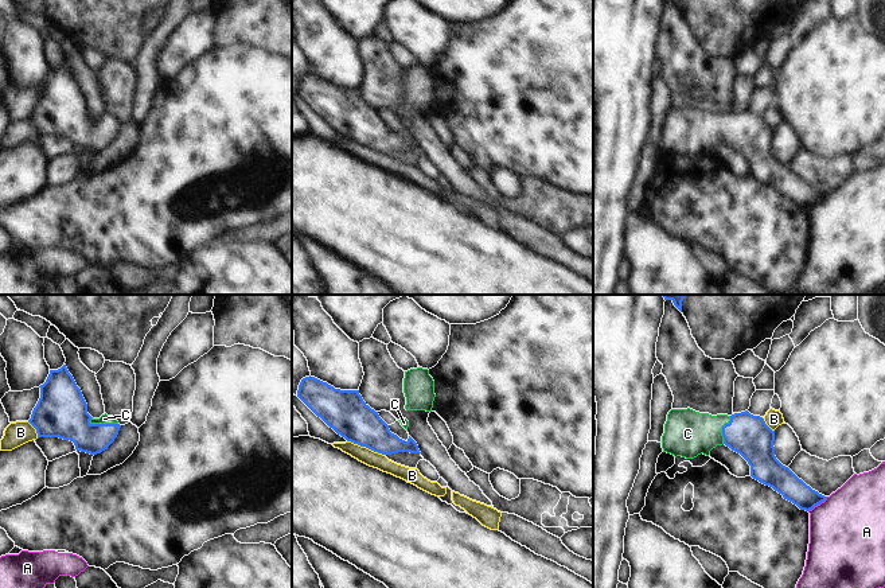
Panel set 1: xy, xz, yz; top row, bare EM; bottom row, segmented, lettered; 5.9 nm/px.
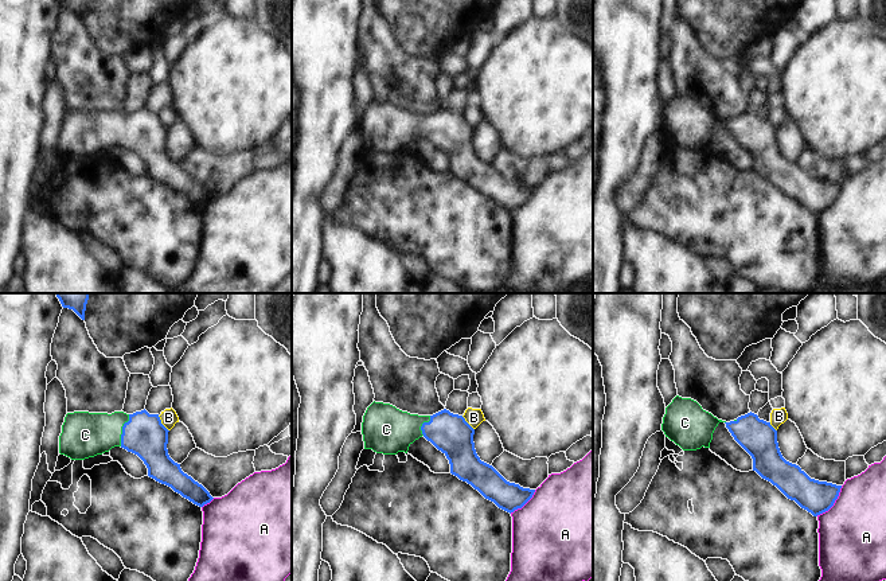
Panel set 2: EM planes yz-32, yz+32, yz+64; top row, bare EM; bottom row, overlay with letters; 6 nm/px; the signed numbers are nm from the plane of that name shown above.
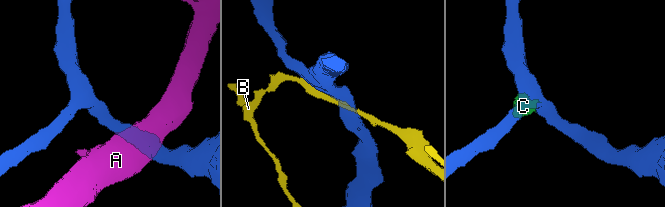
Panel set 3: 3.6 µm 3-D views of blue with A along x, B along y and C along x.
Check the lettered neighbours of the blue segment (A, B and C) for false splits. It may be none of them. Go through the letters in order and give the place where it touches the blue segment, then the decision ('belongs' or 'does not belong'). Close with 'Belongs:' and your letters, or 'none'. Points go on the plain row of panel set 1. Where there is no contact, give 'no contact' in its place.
A: contact yz (818, 202); does not belong
B: contact xz (366, 145); does not belong
C: contact xy (104, 123); belongs
Belongs: C

